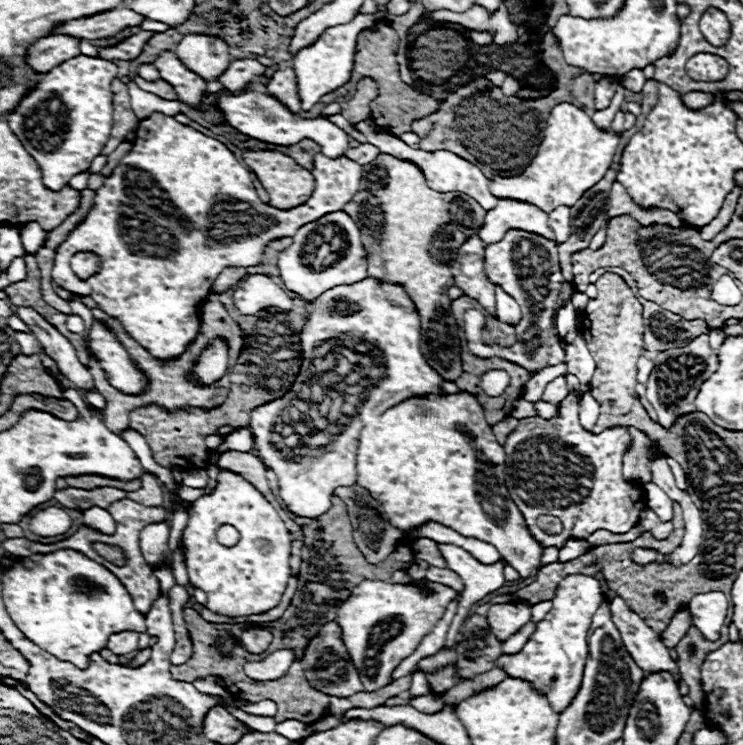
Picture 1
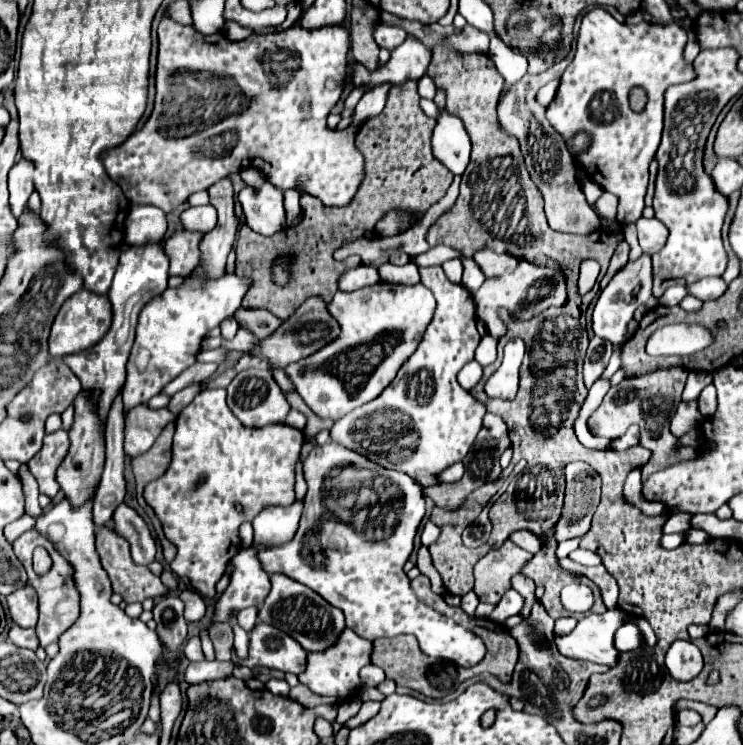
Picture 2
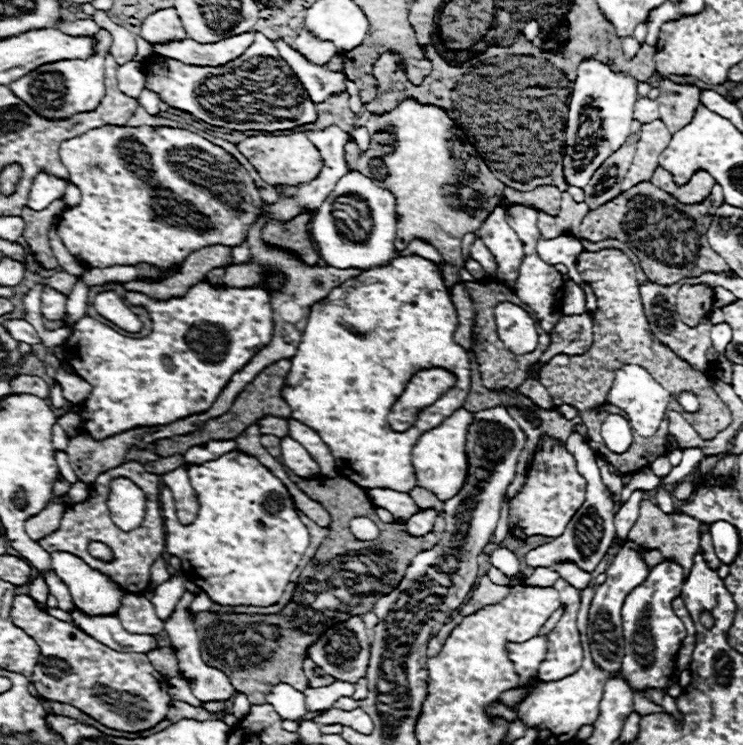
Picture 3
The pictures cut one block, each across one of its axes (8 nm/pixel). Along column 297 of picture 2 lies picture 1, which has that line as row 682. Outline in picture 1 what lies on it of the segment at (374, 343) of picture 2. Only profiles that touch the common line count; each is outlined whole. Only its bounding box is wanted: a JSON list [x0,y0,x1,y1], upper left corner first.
[336,580,456,690]

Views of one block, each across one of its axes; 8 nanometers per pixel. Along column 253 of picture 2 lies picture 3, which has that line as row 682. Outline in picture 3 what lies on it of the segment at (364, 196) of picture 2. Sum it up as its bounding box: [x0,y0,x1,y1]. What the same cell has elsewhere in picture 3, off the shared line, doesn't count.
[194,472,438,704]

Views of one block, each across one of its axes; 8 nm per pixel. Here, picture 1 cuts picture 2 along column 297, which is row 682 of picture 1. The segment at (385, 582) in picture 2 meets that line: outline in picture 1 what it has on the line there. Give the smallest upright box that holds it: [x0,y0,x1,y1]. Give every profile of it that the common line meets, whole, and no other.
[498,574,604,712]

